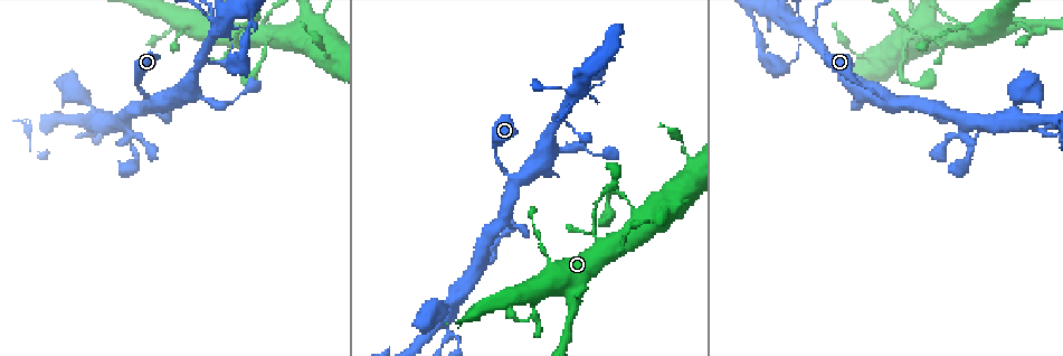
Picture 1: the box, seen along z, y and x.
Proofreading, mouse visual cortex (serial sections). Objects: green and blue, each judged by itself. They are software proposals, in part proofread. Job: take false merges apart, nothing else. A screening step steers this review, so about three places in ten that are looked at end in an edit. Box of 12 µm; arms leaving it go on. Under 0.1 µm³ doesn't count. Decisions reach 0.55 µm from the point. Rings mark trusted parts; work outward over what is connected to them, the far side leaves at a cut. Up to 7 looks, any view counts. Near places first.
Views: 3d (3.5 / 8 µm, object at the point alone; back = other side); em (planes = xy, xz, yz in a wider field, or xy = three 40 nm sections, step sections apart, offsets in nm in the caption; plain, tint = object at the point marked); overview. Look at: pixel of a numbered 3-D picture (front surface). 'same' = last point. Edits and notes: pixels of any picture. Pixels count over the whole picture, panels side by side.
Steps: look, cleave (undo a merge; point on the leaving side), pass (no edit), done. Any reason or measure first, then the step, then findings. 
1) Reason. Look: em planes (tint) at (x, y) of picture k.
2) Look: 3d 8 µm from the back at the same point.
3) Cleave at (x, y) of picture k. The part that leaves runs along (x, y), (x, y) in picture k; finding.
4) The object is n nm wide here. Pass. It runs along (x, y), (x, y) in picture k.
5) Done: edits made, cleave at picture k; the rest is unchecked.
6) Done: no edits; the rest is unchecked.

Calibre changes. Look: em planes (tint) at (859, 83) of picture 1.

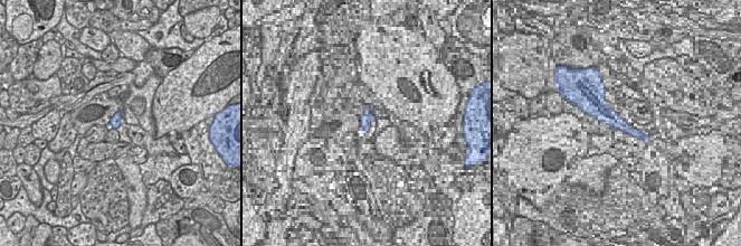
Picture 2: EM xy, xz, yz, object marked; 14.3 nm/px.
Wider look. Look: 3d 3.5 µm at the same point.

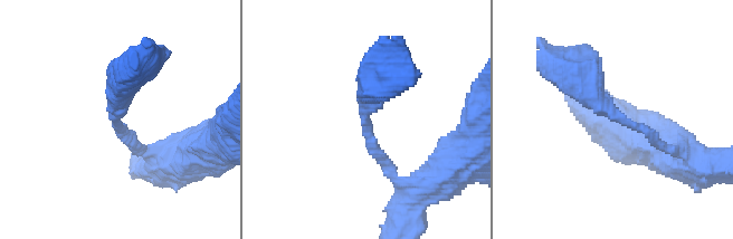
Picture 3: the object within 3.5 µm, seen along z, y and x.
Pass. It runs along (572, 66), (611, 114), (675, 149) in picture 3; one cell here.

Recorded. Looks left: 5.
Look: 3d 3.5 µm at (548, 142) of picture 1.

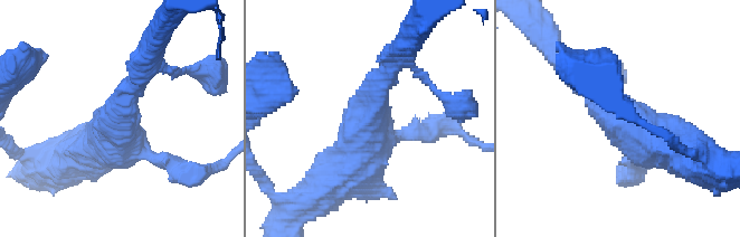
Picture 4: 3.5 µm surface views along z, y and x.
Need the tissue. Look: em planes (tint) at (370, 116) of picture 4.

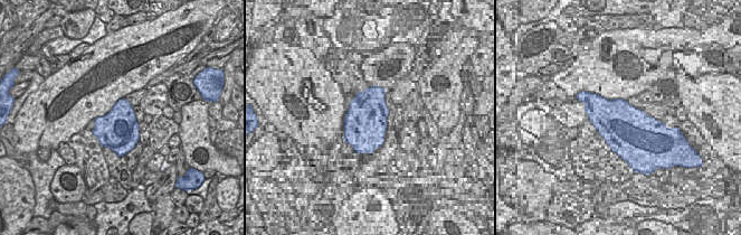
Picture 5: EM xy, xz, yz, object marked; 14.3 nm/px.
Pass. Continuous, no second cell.

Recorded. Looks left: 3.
Look: 3d 3.5 µm at (279, 35) of picture 1.

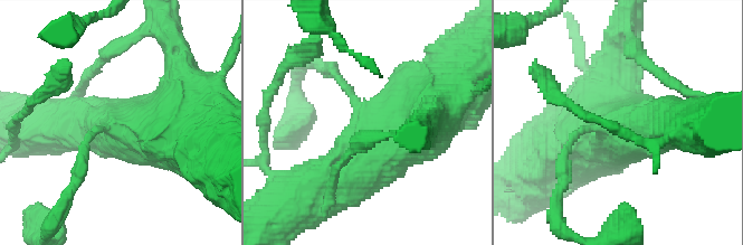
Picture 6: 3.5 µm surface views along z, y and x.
Need the tissue. Look: em xy step 5 (tint) at (601, 129) of picture 6.

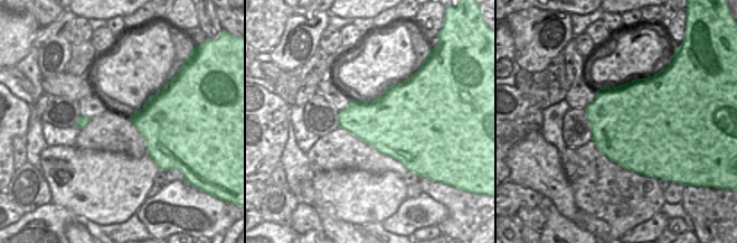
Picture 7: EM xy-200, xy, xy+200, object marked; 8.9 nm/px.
Pass. It runs along (656, 128), (579, 131), (564, 166) in picture 6; all the same cell.

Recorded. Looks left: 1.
Done: no edits; the rest is unchecked.

